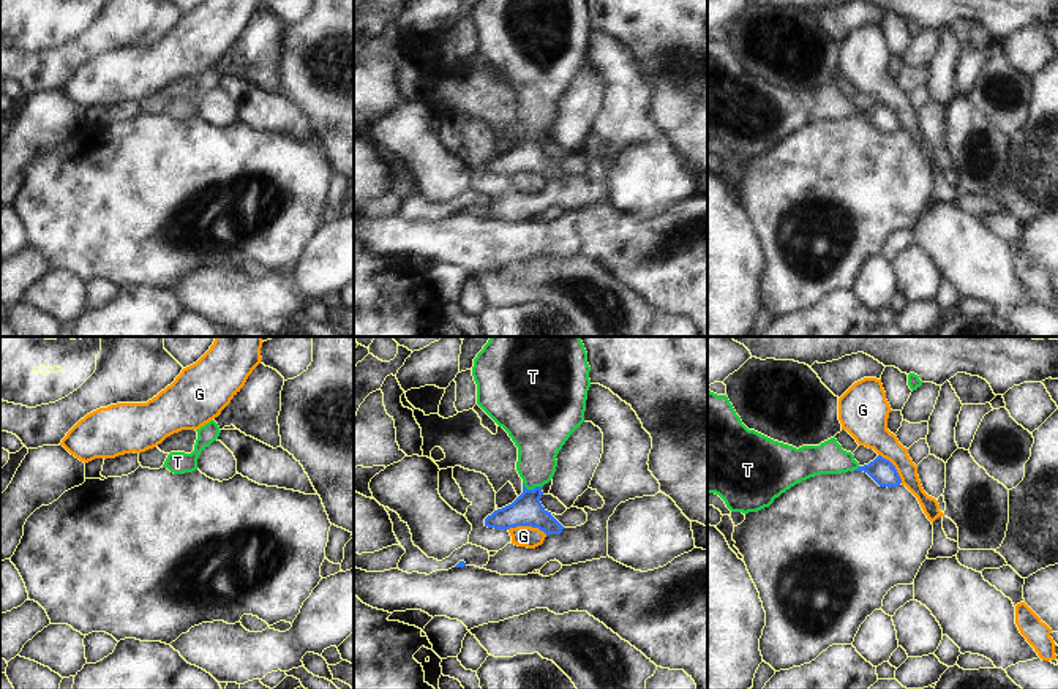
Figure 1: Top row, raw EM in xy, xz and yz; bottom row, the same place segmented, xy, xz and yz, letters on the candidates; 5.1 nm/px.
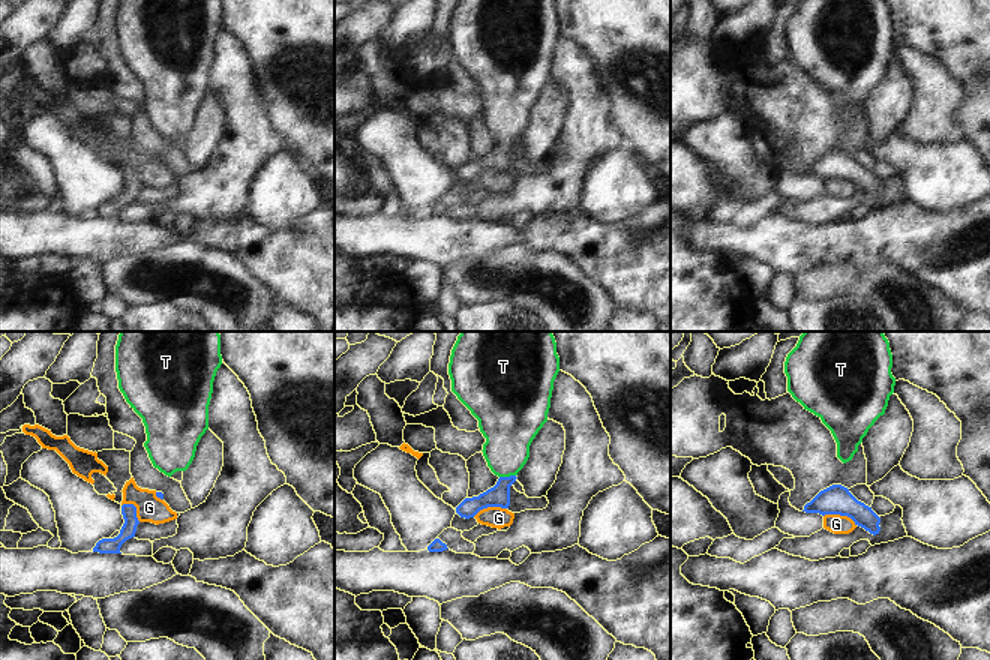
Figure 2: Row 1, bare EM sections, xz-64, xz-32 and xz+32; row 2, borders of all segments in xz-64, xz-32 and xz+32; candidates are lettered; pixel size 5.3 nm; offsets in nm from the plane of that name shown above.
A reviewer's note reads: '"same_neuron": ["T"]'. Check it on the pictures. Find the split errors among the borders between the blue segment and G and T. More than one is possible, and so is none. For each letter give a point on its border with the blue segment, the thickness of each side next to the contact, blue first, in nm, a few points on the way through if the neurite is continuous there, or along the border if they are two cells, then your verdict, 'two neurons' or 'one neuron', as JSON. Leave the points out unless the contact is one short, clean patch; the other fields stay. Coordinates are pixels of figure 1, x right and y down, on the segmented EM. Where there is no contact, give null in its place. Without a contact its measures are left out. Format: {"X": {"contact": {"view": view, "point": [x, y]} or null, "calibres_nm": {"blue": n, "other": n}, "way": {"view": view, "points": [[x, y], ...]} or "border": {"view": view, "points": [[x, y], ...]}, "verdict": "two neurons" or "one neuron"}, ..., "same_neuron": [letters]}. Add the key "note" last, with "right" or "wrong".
{"G": {"contact": {"view": "xz", "point": [528, 525]}, "calibres_nm": {"blue": 160, "other": 110}, "border": {"view": "xz", "points": [[509, 528], [537, 527], [547, 534]]}, "verdict": "two neurons"}, "T": {"contact": {"view": "xz", "point": [531, 490]}, "calibres_nm": {"blue": 160, "other": 220}, "way": {"view": "xz", "points": [[526, 511], [531, 490], [539, 443]]}, "verdict": "one neuron"}, "same_neuron": ["T"], "note": "right"}

